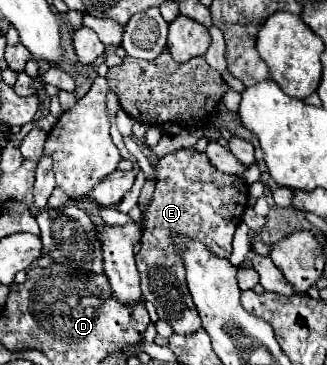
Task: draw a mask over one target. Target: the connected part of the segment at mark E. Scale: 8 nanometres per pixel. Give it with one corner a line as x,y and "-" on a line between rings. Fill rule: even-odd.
177,149
157,165
157,185
151,205
143,213
143,235
141,251
135,255
137,269
141,275
141,293
145,301
151,301
175,333
191,335
201,329
197,307
193,305
191,293
185,281
185,267
181,265
181,253
175,237
189,237
205,243
213,255
229,257
231,239
245,213
249,199
247,183
243,177
227,175
217,171
205,153
189,149

